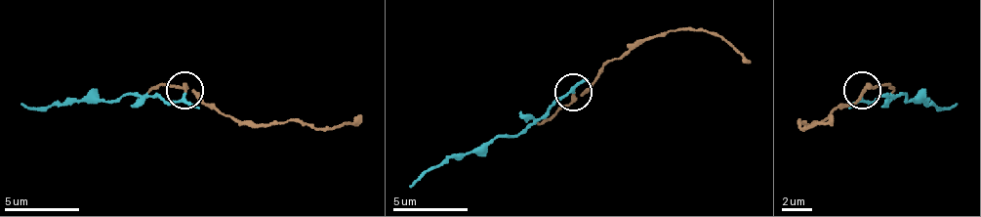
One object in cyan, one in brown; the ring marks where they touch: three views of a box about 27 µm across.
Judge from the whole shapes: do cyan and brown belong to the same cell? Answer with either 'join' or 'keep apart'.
keep apart

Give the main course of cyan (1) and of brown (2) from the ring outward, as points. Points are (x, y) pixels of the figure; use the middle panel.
1: (572, 93), (560, 97), (523, 130), (490, 138), (449, 160), (427, 168), (408, 187)
2: (572, 93), (583, 93), (605, 64), (673, 29), (717, 33), (751, 64)

